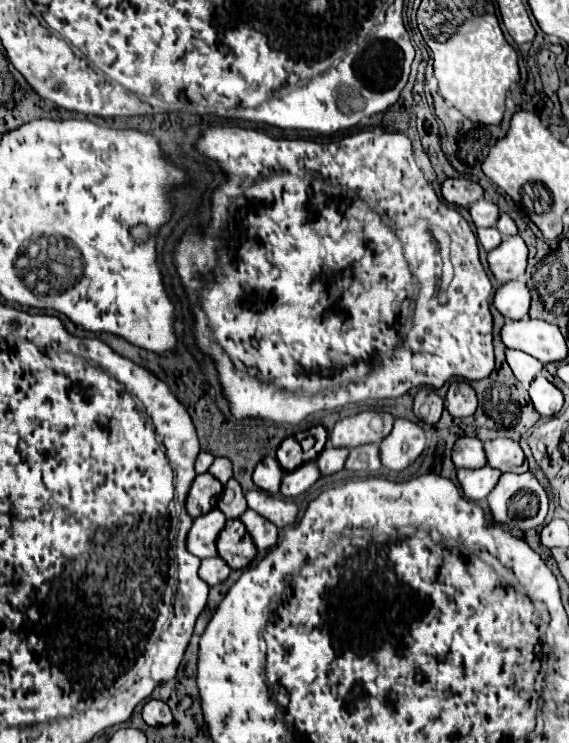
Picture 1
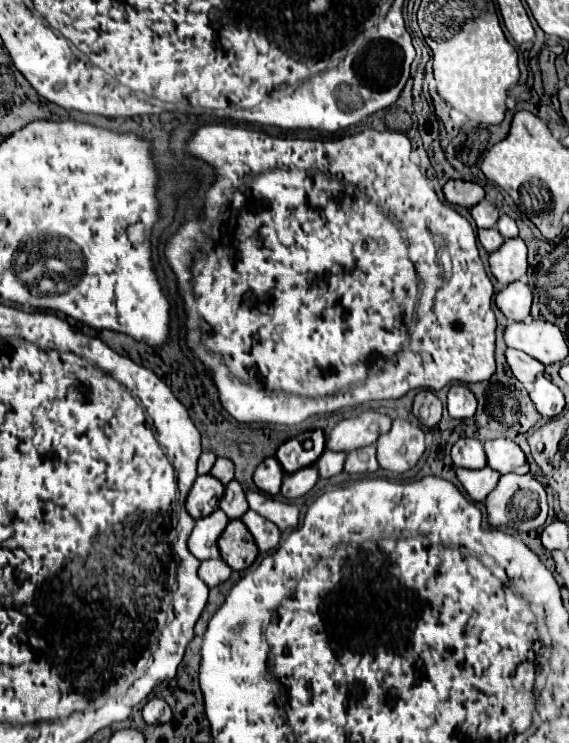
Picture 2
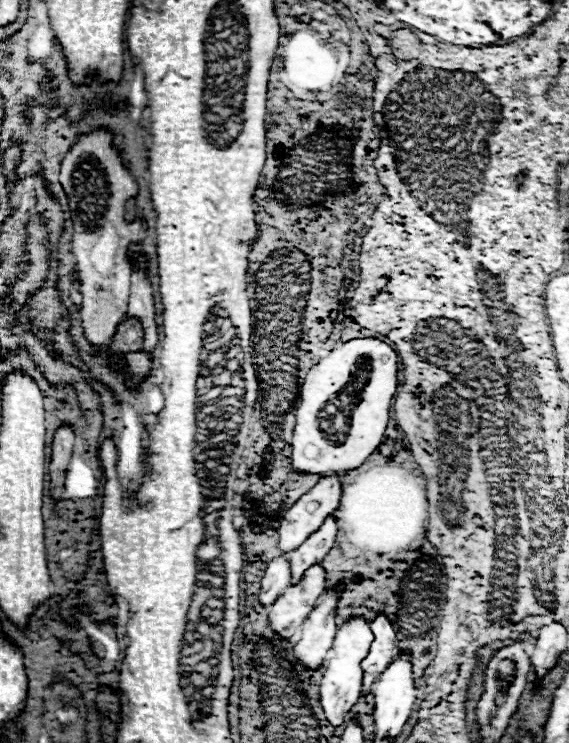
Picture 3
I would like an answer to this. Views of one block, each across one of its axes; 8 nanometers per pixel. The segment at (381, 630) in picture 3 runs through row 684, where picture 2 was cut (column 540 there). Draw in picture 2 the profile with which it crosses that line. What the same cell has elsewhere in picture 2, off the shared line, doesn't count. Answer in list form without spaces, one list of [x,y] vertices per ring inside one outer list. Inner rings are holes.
[[[506,350],[506,360],[508,366],[512,368],[512,374],[524,384],[530,386],[534,382],[534,378],[544,370],[544,364],[540,364],[538,360],[534,360],[532,356],[520,352],[520,350]]]

